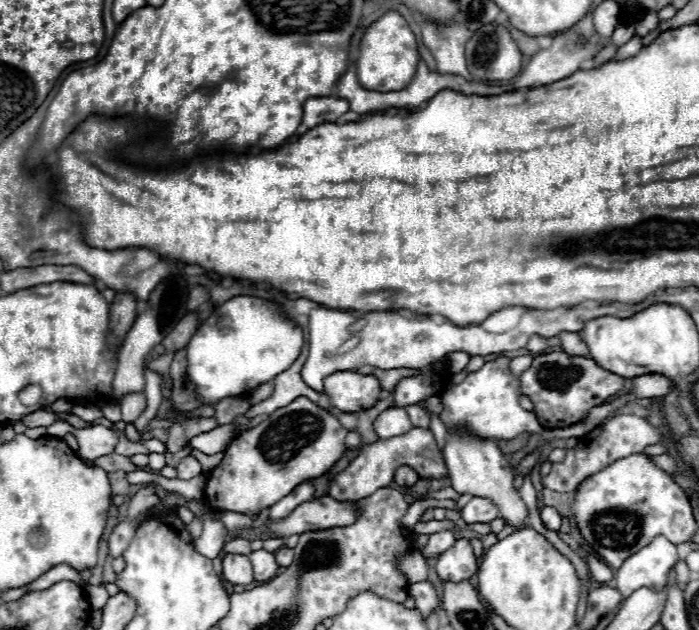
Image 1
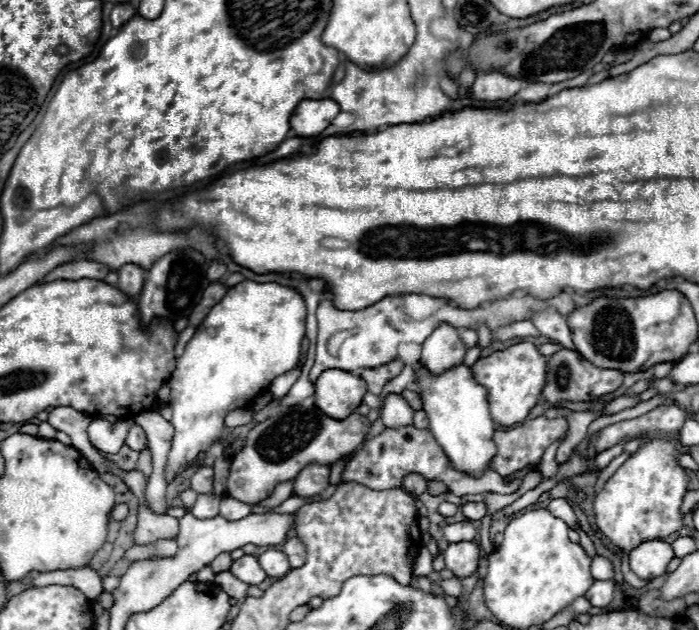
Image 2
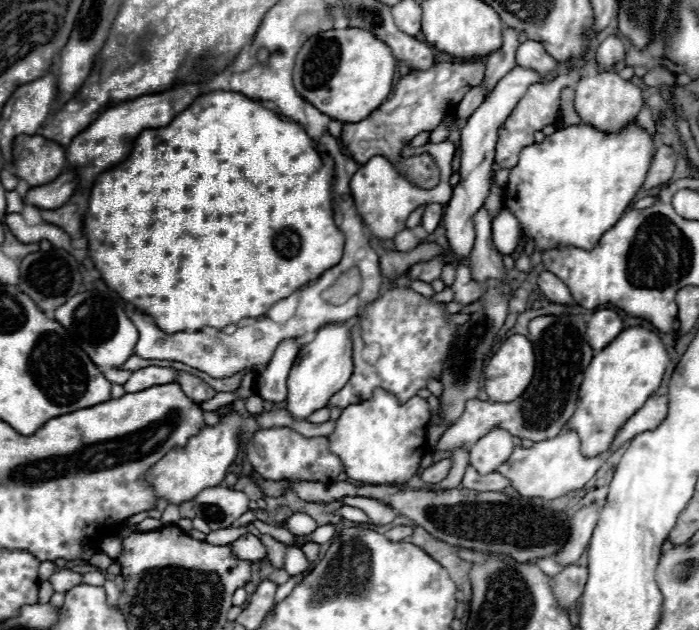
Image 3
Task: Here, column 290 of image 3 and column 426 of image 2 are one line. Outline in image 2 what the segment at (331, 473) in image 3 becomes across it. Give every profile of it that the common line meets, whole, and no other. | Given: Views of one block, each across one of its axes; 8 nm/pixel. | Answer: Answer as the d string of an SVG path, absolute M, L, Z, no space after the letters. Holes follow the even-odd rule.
M414 426L386 428L376 438L366 440L364 446L358 448L354 458L344 468L342 482L358 482L372 490L392 490L392 488L402 488L402 480L406 474L420 474L426 480L444 482L448 486L448 490L456 496L484 494L484 492L512 494L520 488L520 482L522 482L522 480L512 480L506 484L506 480L500 474L496 474L494 470L486 470L478 478L456 470L452 466L452 462L448 460L448 456L444 454L444 450L438 446L436 438L430 434L430 430L418 430Z

